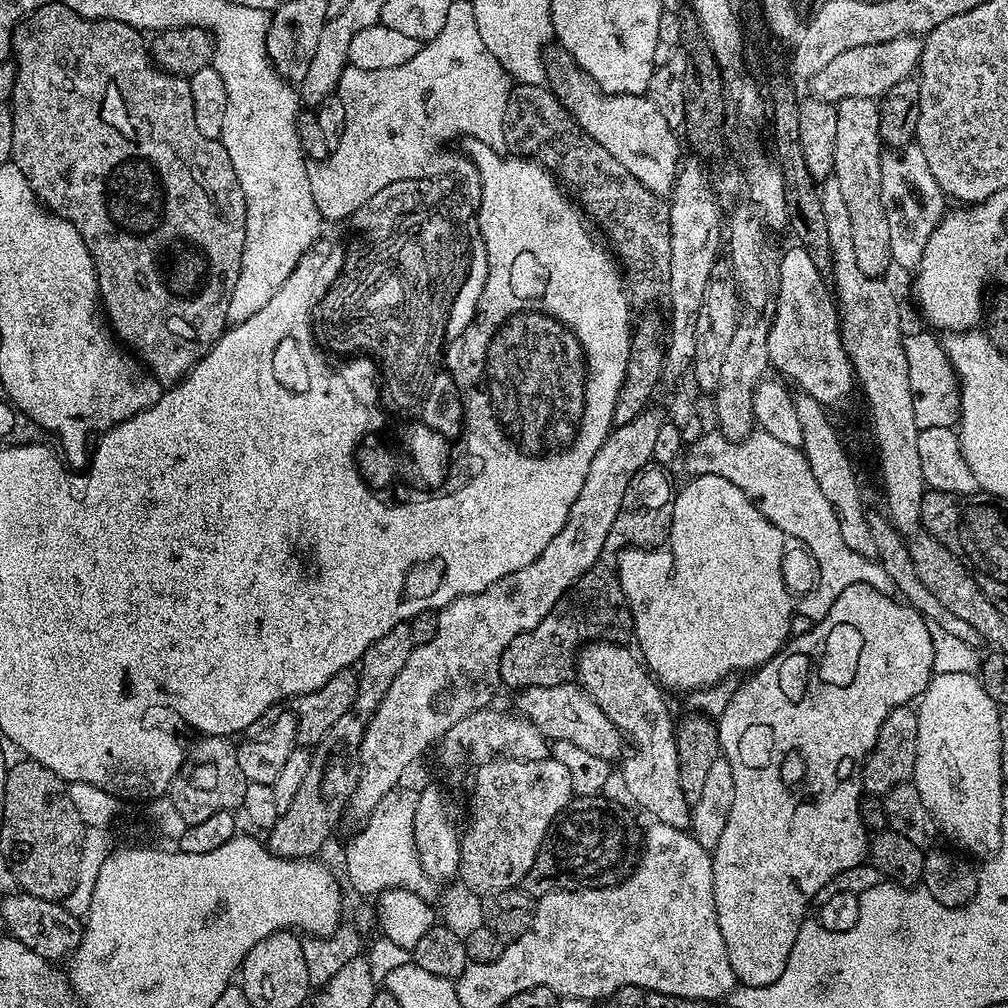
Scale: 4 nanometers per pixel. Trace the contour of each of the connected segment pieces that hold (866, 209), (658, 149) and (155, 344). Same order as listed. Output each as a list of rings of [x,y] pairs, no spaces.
[[[846,98],[836,105],[836,113],[838,134],[834,137],[832,176],[842,189],[842,198],[850,214],[854,258],[858,258],[862,274],[880,278],[894,264],[890,246],[890,222],[880,197],[880,105],[870,98]]]
[[[559,46],[545,51],[544,79],[582,131],[594,138],[598,146],[606,146],[606,150],[610,150],[610,154],[614,154],[614,158],[618,158],[618,162],[622,162],[622,166],[626,166],[646,190],[662,197],[671,193],[682,163],[681,137],[677,129],[671,128],[666,118],[662,118],[658,106],[654,106],[647,95],[609,96],[577,66],[568,51]]]
[[[45,2],[38,6],[38,10],[19,20],[12,31],[10,49],[11,59],[16,65],[14,94],[10,101],[14,122],[11,163],[22,170],[37,200],[48,211],[70,222],[70,226],[74,226],[74,230],[78,230],[78,234],[86,242],[86,250],[90,250],[90,258],[96,267],[100,302],[113,333],[143,361],[147,371],[161,385],[171,386],[180,383],[191,372],[192,367],[210,351],[229,327],[230,294],[234,294],[234,285],[238,282],[242,266],[242,250],[246,246],[246,198],[242,194],[238,174],[234,174],[230,154],[226,154],[219,140],[211,140],[206,138],[206,134],[199,132],[198,125],[194,122],[194,98],[190,98],[187,79],[161,72],[152,63],[149,45],[140,36],[143,35],[137,29],[122,22],[91,20],[78,15],[62,2]]]

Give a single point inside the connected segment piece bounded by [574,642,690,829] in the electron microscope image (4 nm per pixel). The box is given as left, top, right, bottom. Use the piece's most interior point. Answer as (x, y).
(618, 682)

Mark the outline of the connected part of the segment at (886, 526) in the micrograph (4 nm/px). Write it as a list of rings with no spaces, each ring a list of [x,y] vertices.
[[[869,511],[868,525],[876,547],[875,559],[882,566],[882,570],[886,570],[886,574],[890,574],[893,589],[897,593],[900,591],[898,593],[899,599],[910,605],[911,608],[917,608],[925,620],[942,626],[942,630],[946,630],[946,634],[954,634],[954,638],[962,638],[962,642],[966,642],[971,648],[979,649],[982,641],[978,630],[974,630],[974,626],[969,626],[967,622],[962,622],[962,618],[950,614],[950,610],[946,610],[946,606],[942,606],[942,602],[938,602],[934,598],[934,594],[930,594],[930,590],[926,590],[926,585],[922,582],[922,578],[918,578],[912,565],[912,559],[908,553],[908,540],[900,535],[899,530],[892,525],[887,515],[883,511]]]

